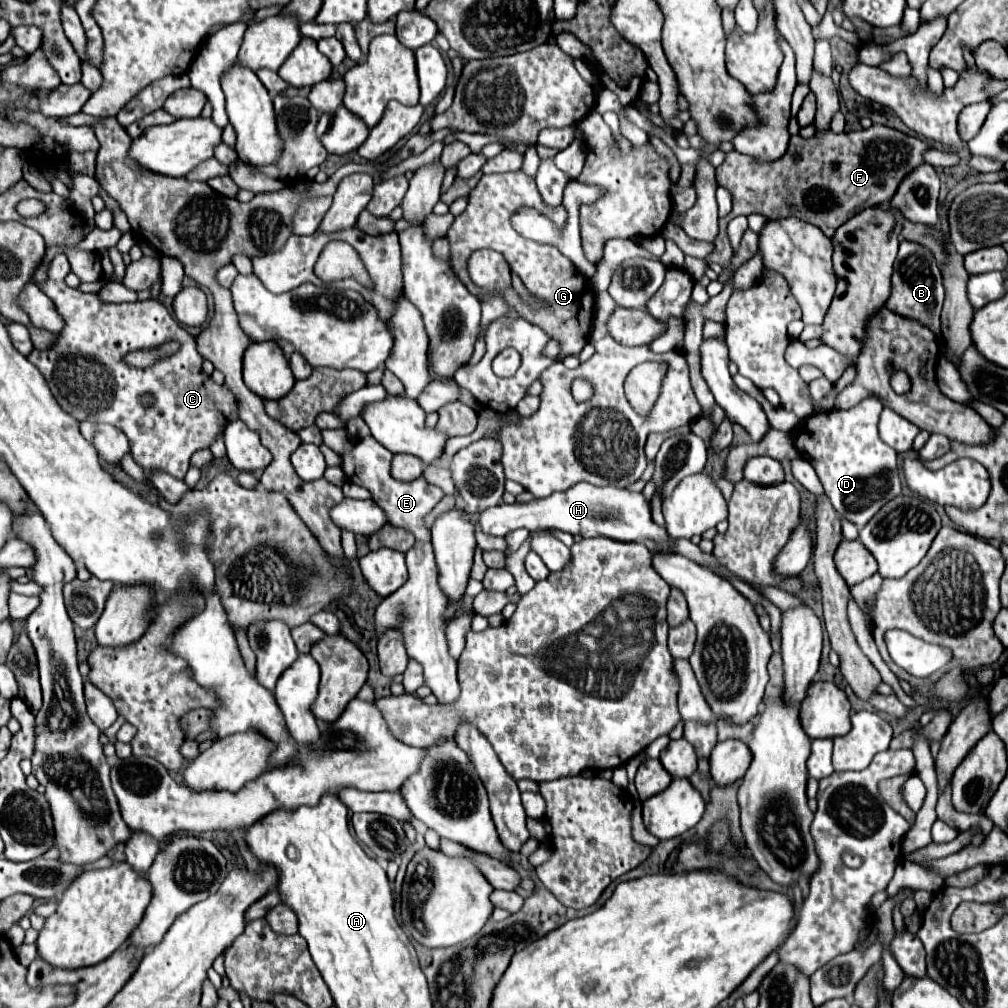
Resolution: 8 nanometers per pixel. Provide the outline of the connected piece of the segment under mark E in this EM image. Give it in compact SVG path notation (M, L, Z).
M368 436L360 440L352 452L342 456L342 470L352 482L364 486L372 494L372 500L386 512L388 522L392 526L412 532L418 542L428 542L430 530L426 528L424 516L432 512L432 508L442 500L444 492L438 486L428 484L424 478L416 478L414 482L394 480L390 474L390 462L392 462L392 454L384 446L380 446L372 436Z

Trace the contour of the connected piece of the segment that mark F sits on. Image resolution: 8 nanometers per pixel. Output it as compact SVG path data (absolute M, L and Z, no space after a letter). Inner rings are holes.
M882 124L840 134L820 130L812 138L792 136L786 154L768 164L760 164L740 152L728 152L724 164L716 168L716 181L718 186L730 190L734 200L740 200L734 202L732 218L750 214L754 200L754 212L762 212L764 218L796 216L804 222L814 222L826 236L832 236L858 210L892 200L900 182L912 170L926 164L922 154L930 148L930 142Z

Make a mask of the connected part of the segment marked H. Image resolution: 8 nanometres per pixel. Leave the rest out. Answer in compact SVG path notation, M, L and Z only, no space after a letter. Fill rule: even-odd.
M578 482L570 490L554 492L550 498L488 508L478 516L478 526L484 534L492 536L506 536L516 528L526 528L528 532L562 530L568 534L580 534L582 538L604 536L620 542L640 542L650 552L670 552L670 536L652 520L650 502L642 492L632 492L628 488L616 486L598 488L588 482Z

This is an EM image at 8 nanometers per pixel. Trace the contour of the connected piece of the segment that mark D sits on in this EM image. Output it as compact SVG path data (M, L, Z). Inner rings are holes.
M866 398L850 410L828 410L824 414L812 414L798 422L790 432L796 450L816 470L818 480L824 486L836 512L864 528L866 522L892 498L900 494L900 472L896 452L886 446L878 436L878 418L882 412L878 398Z

